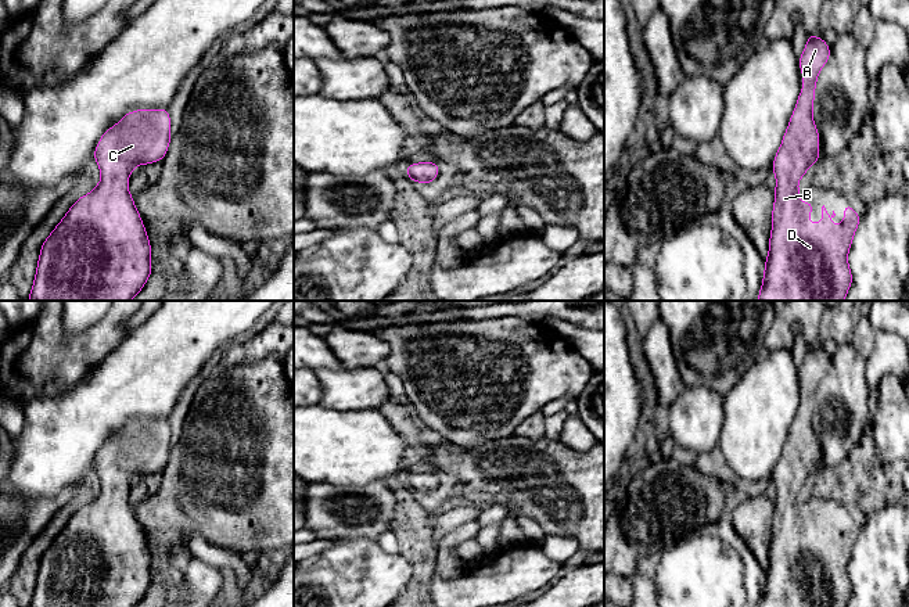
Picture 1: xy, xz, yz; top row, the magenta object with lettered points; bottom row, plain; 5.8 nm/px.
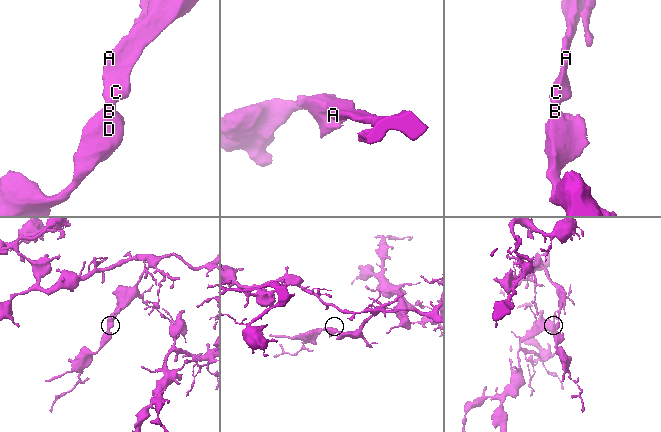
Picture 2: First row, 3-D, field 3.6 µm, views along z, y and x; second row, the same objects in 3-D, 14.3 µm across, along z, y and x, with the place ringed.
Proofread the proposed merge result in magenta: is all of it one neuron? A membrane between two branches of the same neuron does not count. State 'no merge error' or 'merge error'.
no merge error

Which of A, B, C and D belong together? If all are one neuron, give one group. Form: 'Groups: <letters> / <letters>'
Groups: A B C D

